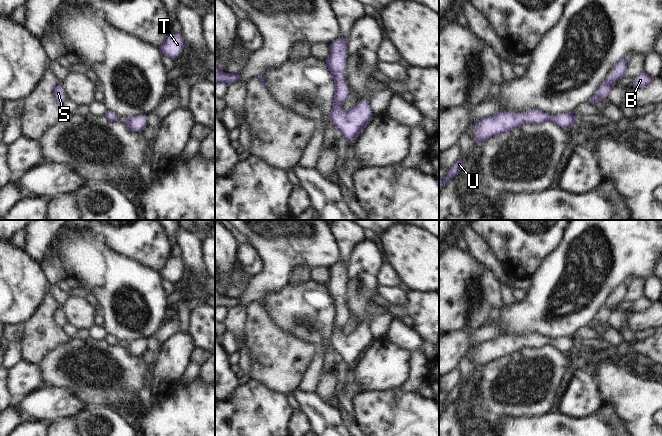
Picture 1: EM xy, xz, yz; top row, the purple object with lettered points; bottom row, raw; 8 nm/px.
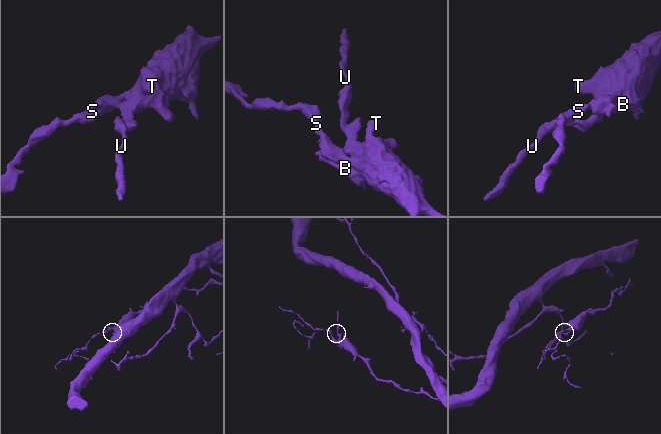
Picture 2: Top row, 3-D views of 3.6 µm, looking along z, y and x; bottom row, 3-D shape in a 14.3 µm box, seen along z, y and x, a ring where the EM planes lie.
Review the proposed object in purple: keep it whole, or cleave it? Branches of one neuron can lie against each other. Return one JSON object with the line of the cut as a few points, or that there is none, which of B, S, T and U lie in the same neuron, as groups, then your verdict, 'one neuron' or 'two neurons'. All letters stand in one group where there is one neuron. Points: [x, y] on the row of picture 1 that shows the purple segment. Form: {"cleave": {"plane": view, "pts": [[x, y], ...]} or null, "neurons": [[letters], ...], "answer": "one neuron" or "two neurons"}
{"cleave": null, "neurons": [["B", "S", "T", "U"]], "answer": "one neuron"}

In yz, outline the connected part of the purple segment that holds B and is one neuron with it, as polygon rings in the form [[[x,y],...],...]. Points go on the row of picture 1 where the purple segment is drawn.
[[[642,72],[639,76],[637,76],[633,82],[633,86],[635,89],[644,88],[651,84],[653,78],[646,72]]]

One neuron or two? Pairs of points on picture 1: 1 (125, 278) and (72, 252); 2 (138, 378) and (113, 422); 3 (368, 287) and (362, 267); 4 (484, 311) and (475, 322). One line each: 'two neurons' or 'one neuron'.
1: one neuron
2: two neurons
3: one neuron
4: one neuron

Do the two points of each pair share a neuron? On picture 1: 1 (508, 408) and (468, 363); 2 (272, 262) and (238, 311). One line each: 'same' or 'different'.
1: different
2: different

